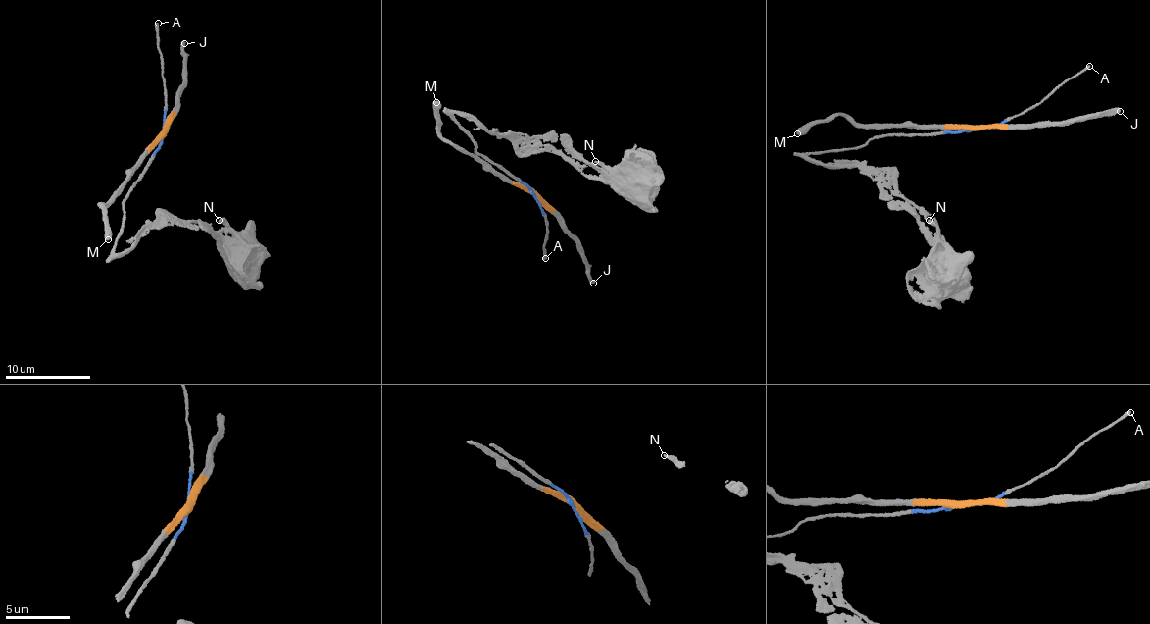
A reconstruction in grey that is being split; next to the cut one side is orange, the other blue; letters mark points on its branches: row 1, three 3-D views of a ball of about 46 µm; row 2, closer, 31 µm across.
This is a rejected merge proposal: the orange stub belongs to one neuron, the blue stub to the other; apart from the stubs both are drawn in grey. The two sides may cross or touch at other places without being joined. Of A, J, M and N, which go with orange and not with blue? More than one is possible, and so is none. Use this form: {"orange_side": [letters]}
{"orange_side": ["J", "M"]}

